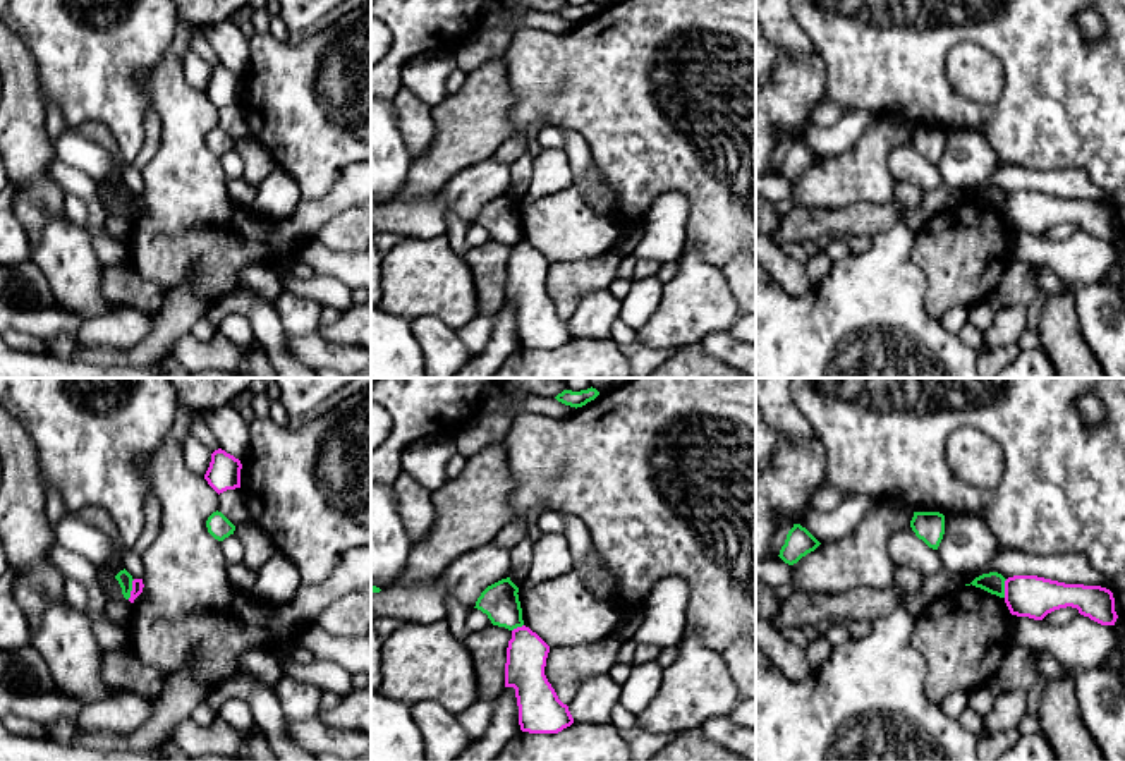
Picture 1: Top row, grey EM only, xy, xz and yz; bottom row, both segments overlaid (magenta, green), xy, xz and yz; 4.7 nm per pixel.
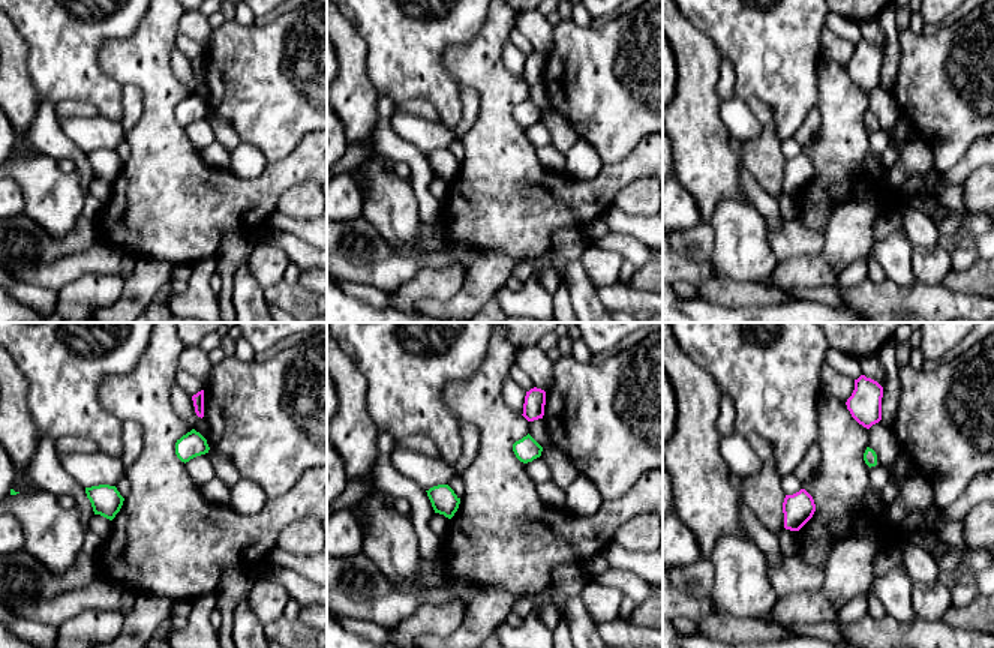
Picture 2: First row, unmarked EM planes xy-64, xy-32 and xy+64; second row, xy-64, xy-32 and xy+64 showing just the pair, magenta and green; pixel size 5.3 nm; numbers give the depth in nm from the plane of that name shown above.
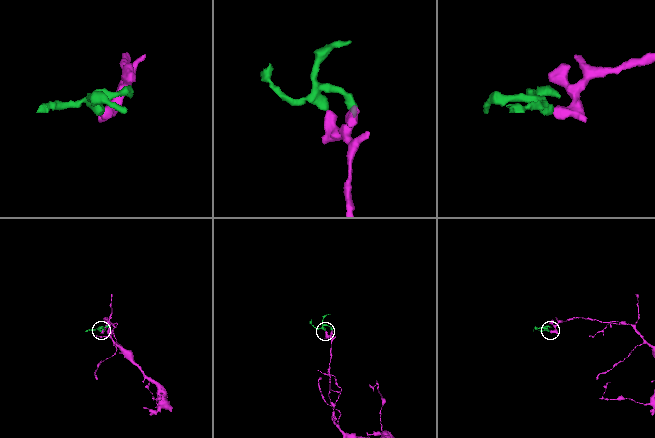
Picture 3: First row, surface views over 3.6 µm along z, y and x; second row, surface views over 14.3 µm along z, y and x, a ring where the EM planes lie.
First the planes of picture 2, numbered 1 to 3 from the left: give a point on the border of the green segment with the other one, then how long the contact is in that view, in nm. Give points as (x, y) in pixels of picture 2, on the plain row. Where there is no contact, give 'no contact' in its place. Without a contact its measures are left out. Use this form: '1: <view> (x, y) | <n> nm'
1: no contact
2: no contact
3: no contact

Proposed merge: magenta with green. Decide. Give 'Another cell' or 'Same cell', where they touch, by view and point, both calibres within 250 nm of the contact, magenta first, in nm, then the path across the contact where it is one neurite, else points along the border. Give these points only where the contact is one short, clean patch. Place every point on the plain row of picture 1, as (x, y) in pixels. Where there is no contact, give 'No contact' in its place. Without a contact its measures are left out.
Another cell. Touches magenta at xy (133, 205). Thickness 50 nm (magenta) against 70 nm. Boundary: xy (134, 194), (127, 213)

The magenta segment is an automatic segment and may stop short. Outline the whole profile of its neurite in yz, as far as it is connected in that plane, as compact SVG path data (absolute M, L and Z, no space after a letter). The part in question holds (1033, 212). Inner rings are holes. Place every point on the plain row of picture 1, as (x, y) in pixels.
M1013 191L1005 196L1005 218L1012 230L1043 235L1060 223L1077 223L1101 240L1115 240L1113 208L1101 201L1065 199L1037 191Z

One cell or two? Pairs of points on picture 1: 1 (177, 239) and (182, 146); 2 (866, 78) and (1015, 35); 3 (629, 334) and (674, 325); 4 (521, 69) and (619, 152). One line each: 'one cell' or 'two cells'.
1: one cell
2: one cell
3: two cells
4: one cell

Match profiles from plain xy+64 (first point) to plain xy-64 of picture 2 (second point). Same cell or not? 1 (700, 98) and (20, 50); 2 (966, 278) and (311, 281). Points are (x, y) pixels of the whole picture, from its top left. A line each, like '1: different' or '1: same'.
1: same
2: same

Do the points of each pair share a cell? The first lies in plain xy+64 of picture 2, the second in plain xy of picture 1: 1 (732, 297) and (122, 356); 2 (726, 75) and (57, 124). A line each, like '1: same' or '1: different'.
1: same
2: same

